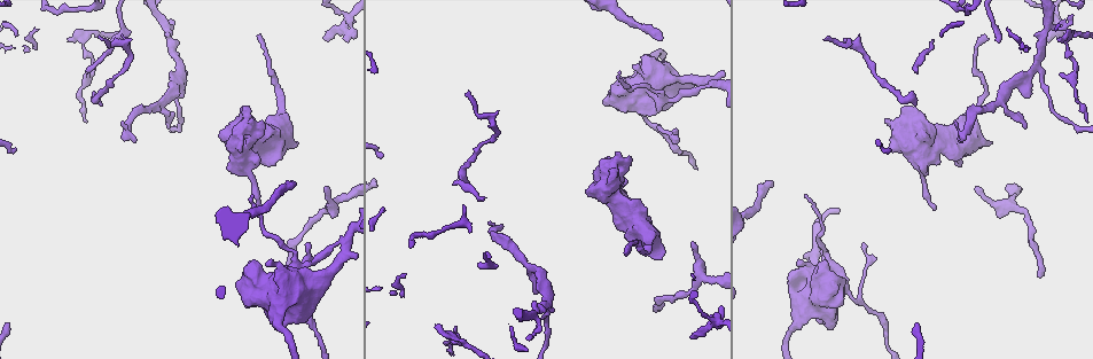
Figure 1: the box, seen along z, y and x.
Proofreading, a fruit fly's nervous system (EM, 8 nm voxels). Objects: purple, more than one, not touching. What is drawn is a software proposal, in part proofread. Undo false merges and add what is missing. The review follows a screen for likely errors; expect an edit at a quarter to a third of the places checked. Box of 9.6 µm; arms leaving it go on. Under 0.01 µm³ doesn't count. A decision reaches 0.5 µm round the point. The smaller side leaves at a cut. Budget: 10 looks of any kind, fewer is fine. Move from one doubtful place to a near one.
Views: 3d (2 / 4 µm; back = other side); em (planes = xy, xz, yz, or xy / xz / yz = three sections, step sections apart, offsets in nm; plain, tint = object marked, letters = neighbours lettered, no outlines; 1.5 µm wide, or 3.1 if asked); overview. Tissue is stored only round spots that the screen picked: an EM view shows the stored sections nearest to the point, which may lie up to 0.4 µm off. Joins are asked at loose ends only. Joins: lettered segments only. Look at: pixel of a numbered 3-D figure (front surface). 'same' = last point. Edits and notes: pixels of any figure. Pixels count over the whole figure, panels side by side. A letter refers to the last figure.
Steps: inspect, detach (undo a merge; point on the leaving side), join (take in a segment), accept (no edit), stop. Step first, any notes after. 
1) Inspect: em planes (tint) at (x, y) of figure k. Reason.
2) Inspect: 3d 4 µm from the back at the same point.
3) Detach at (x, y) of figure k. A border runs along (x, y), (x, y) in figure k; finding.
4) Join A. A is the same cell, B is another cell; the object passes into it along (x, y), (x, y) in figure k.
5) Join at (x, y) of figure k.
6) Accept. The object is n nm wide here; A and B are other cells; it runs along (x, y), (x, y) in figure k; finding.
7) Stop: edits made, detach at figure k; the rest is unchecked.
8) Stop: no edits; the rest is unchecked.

Inspect: 3d 4 µm at (990, 145) of figure 1. Thick end.

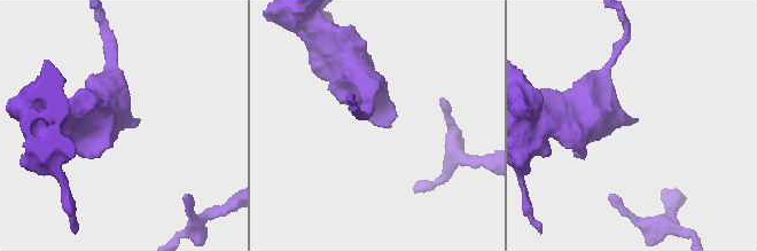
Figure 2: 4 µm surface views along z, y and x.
Inspect: em xy step 8 (tint) at (638, 120) of figure 2.

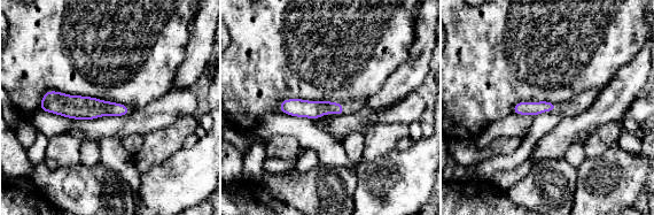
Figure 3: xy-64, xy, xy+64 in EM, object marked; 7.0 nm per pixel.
Inspect: em planes (letters) at the same point. Another direction.

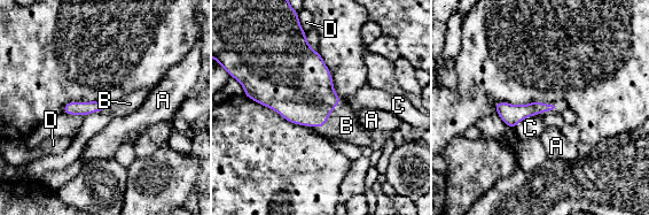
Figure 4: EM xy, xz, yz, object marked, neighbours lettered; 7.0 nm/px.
Join B. The longest contact is with C, 220 nm; B is the same cell, A, C and D are other cells; the cell continues.

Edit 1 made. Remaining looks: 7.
Inspect: overview.

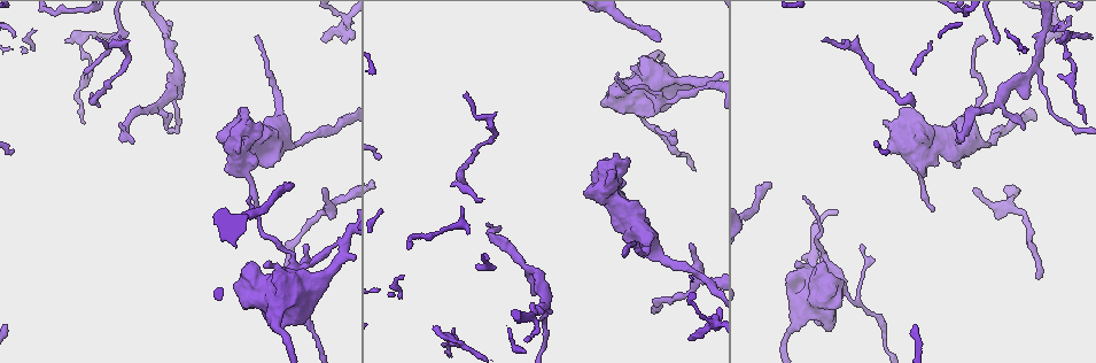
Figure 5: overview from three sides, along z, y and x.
Inspect: em planes (letters) at (622, 255) of figure 5. Thin end.

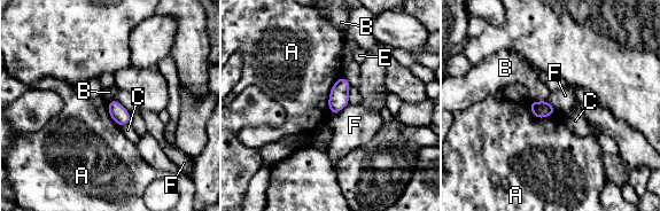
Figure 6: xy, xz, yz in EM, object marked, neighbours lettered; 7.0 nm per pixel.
Accept. A, B, C, E and F are other cells; a border runs along (107, 102), (116, 100), (131, 115) in figure 6; no lettered segment goes on from it.

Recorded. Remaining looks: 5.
Inspect: em xz step 4 (letters) at (264, 264) of figure 5. An open end.

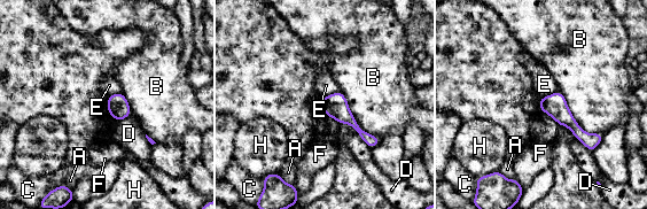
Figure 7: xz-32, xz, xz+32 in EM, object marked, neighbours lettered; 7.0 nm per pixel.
Accept. A, B, C, D, E, F and H are other cells; no lettered segment goes on from it.

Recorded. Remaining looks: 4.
Stop: edits made, join at figure 4; the rest is unchecked.

